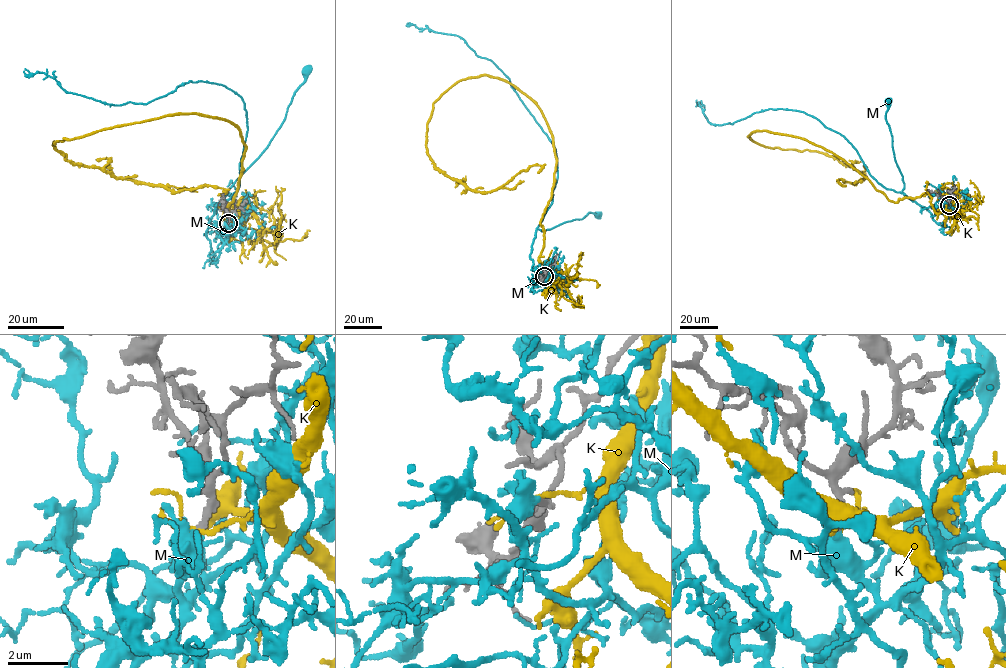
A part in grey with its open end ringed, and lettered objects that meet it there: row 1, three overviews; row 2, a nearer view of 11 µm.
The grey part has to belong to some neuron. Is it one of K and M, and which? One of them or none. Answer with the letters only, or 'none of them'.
M

